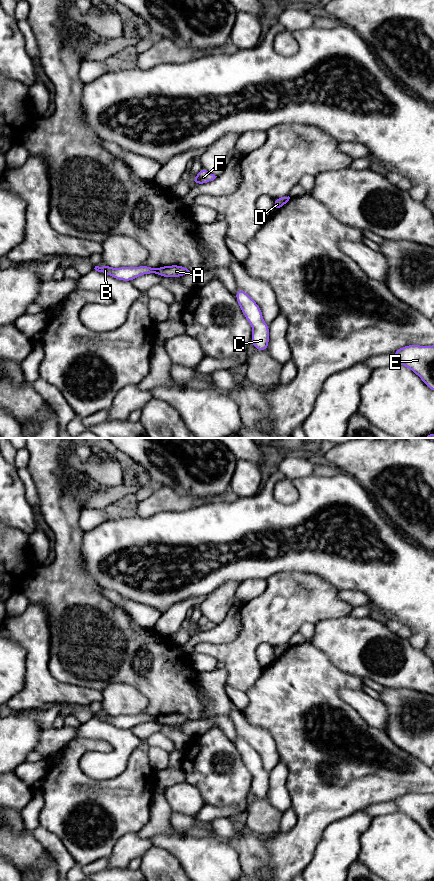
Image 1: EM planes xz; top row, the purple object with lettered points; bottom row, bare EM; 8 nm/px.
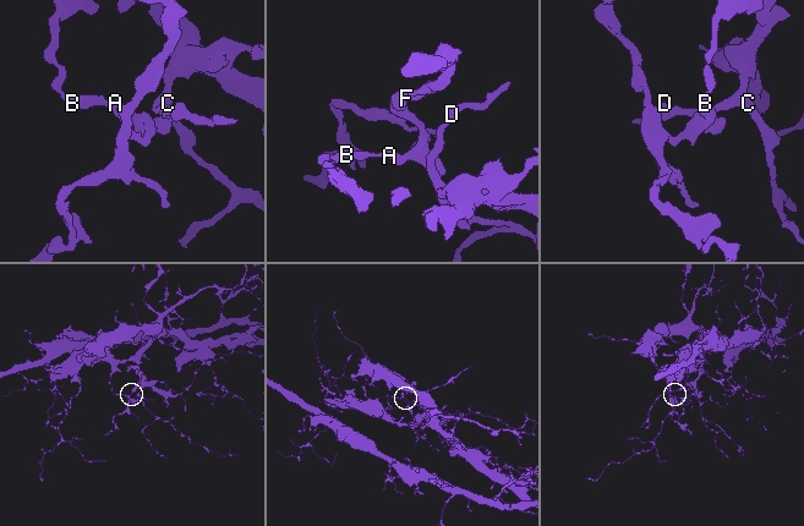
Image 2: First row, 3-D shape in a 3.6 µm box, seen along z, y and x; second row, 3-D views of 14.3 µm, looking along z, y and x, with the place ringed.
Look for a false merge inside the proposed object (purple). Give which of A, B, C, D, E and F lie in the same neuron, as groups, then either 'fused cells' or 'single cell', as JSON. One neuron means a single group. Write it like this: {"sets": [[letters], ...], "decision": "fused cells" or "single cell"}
{"sets": [["A", "F"], ["B", "C", "D", "E"]], "decision": "fused cells"}

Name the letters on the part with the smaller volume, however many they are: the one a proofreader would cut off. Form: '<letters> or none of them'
A, F

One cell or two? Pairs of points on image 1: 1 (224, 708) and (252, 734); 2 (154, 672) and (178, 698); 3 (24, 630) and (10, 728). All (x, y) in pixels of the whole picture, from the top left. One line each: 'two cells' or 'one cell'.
1: two cells
2: one cell
3: two cells

